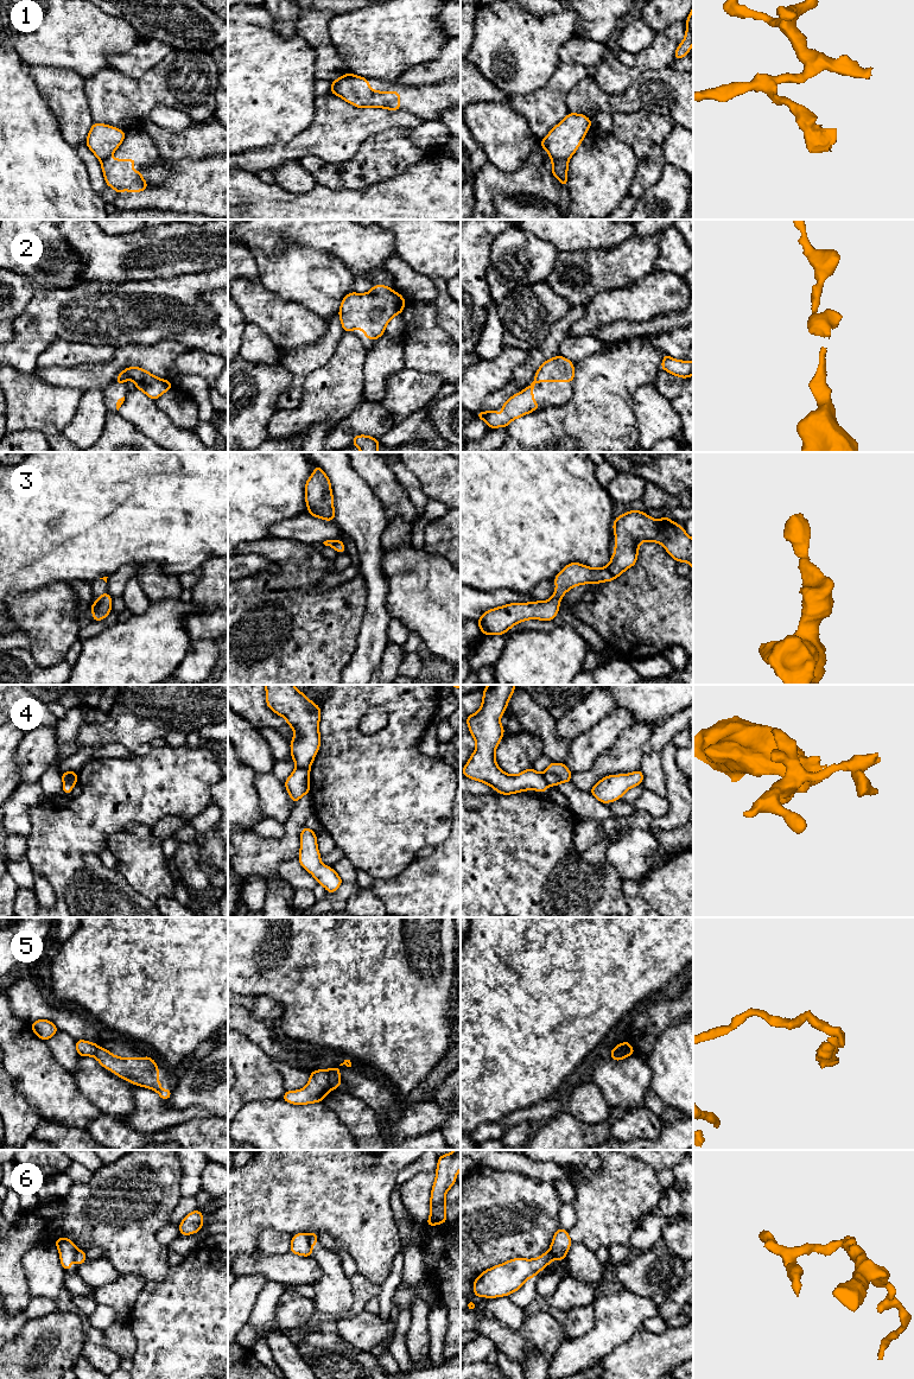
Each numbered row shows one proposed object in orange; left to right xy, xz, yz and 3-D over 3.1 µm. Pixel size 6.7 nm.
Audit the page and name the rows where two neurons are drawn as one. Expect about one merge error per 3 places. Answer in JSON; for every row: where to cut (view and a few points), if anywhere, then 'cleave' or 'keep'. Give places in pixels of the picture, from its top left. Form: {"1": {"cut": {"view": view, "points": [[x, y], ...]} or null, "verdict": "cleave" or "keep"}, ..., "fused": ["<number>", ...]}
{"1": {"cut": {"view": "yz", "points": [[552, 158], [567, 159]]}, "verdict": "cleave"}, "2": {"cut": null, "verdict": "keep"}, "3": {"cut": null, "verdict": "keep"}, "4": {"cut": {"view": "xy", "points": [[76, 777], [63, 782]]}, "verdict": "cleave"}, "5": {"cut": {"view": "xz", "points": [[327, 1071], [331, 1088]]}, "verdict": "cleave"}, "6": {"cut": {"view": "xz", "points": [[306, 1235], [312, 1244]]}, "verdict": "cleave"}, "fused": ["1", "4", "5", "6"]}

